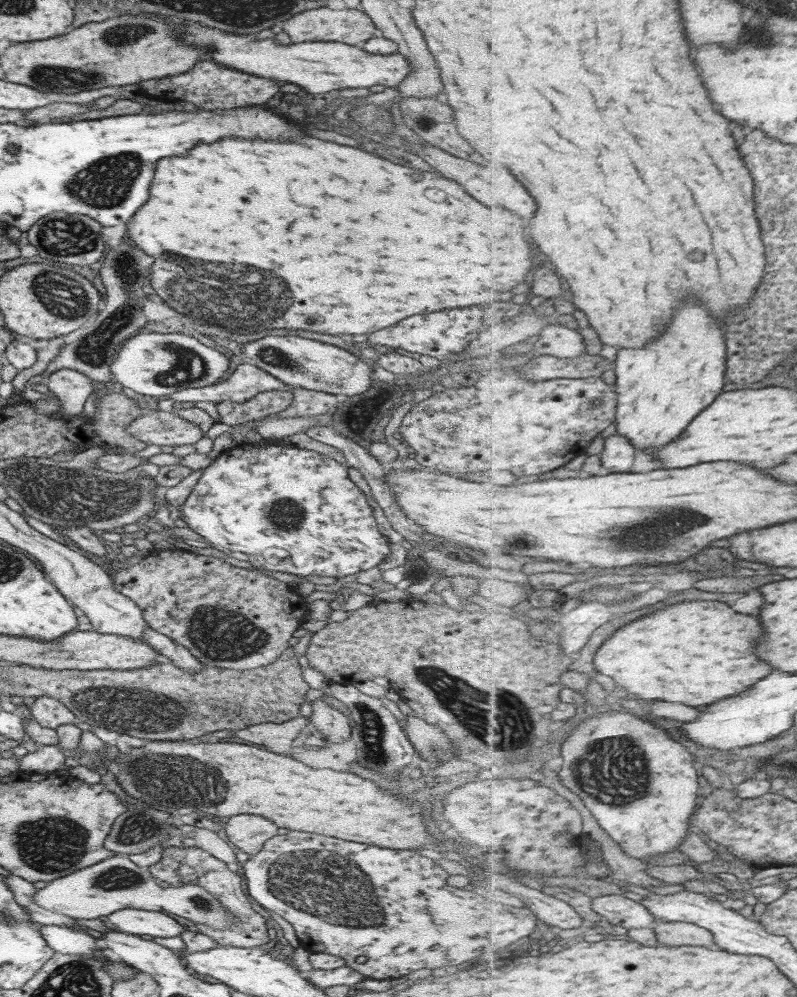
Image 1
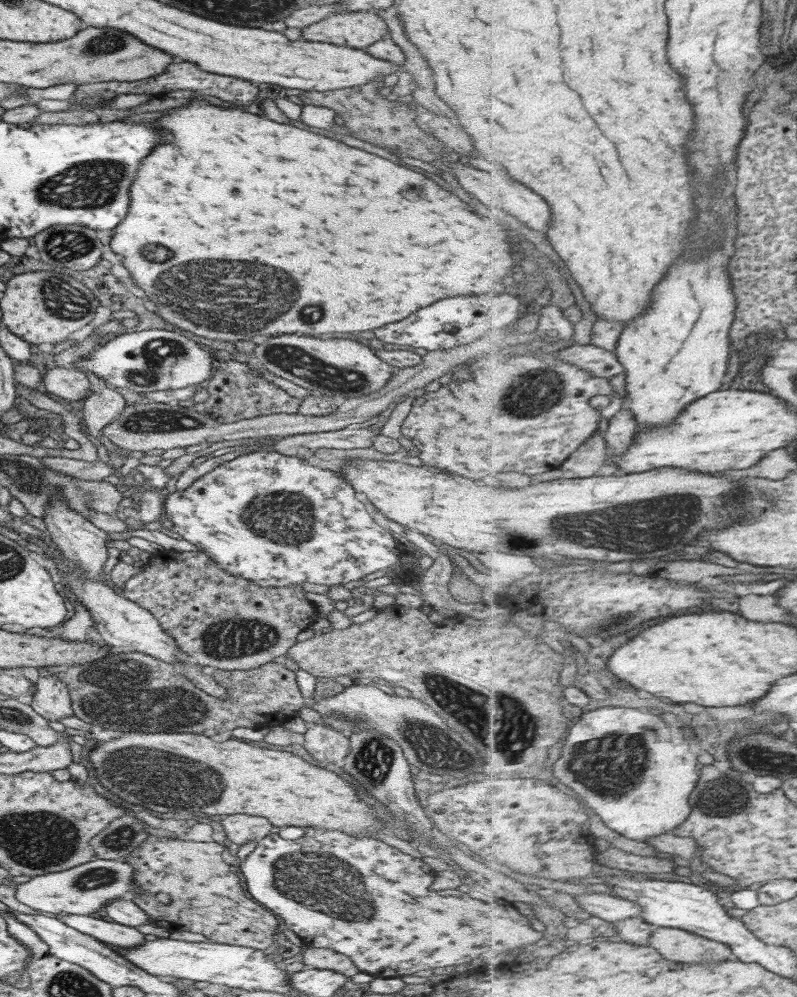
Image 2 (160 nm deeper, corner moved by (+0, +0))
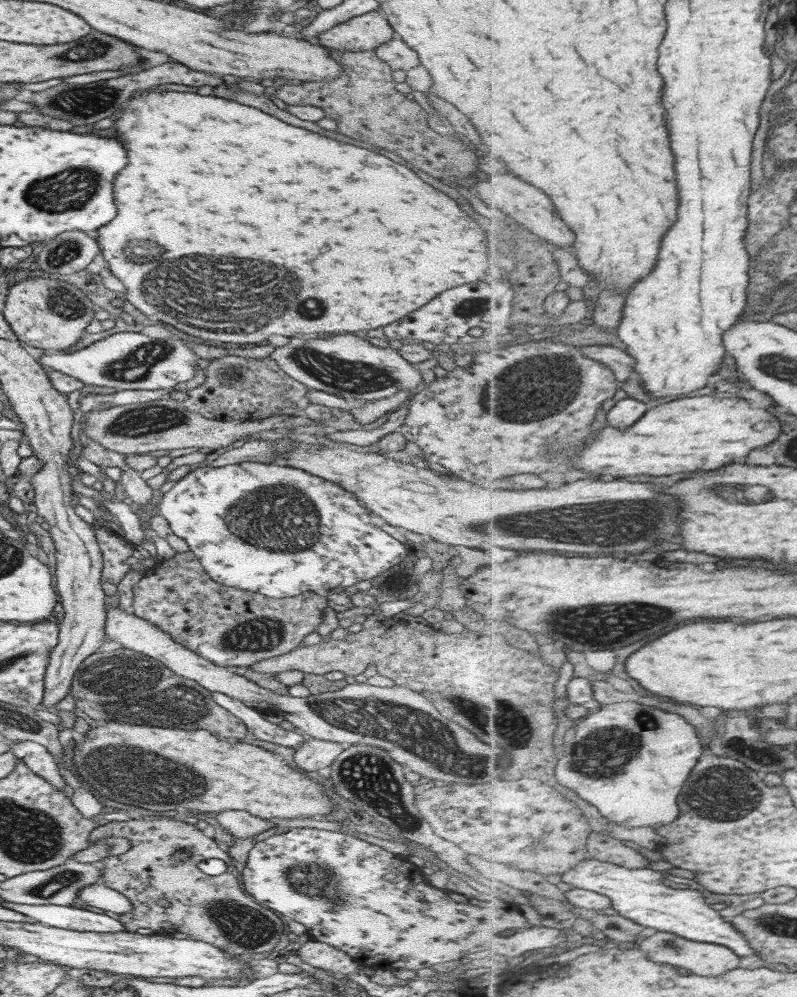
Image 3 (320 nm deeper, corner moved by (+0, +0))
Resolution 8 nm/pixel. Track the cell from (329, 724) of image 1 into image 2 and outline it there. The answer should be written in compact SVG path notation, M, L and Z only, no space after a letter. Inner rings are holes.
M316 721L303 733L302 747L317 762L337 762L349 752L349 741L341 731Z

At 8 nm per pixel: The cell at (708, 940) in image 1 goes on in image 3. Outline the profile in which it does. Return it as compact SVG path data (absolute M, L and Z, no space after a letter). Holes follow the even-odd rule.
M657 931L655 934L643 939L641 948L654 962L673 964L687 968L699 976L721 976L729 970L735 970L741 964L741 958L731 950L721 944L711 944L707 942L691 941L676 934Z

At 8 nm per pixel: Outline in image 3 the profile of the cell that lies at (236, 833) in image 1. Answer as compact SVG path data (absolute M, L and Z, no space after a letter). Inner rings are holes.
M225 810L212 814L224 833L235 838L249 838L258 835L275 825L268 820L251 816L241 810Z

